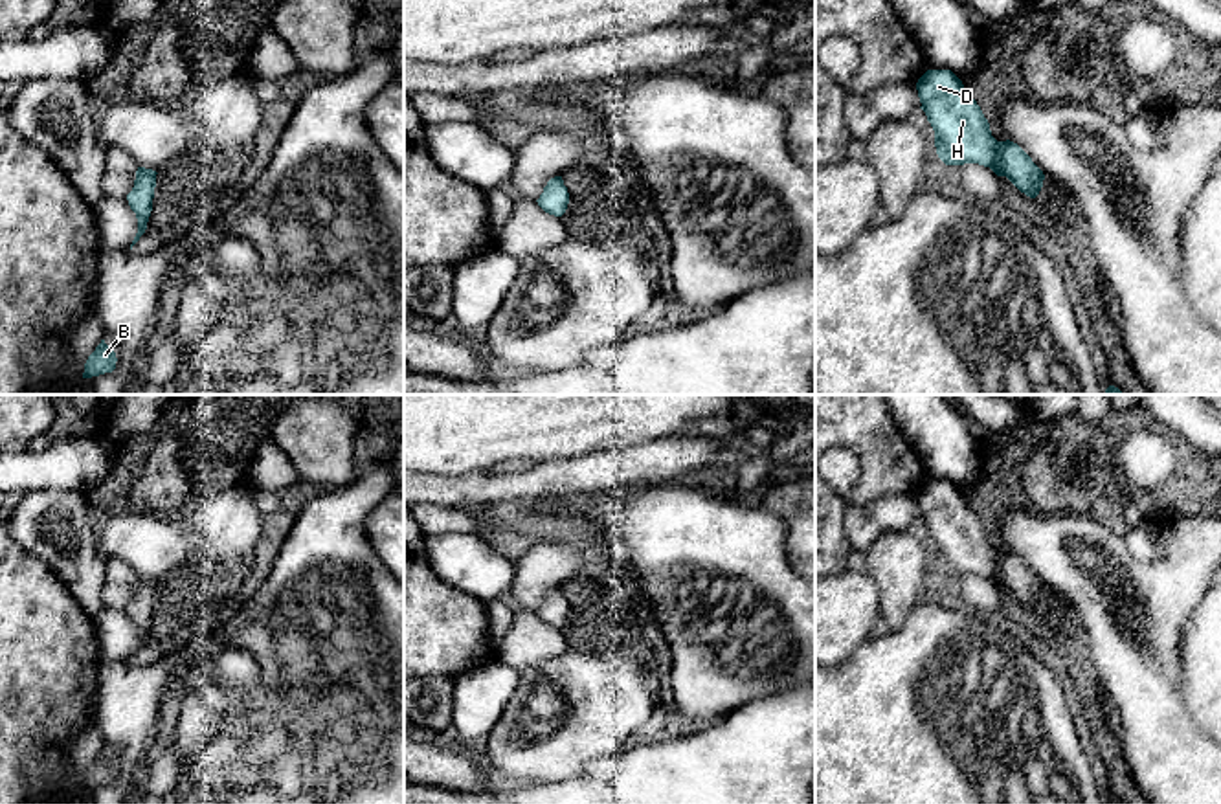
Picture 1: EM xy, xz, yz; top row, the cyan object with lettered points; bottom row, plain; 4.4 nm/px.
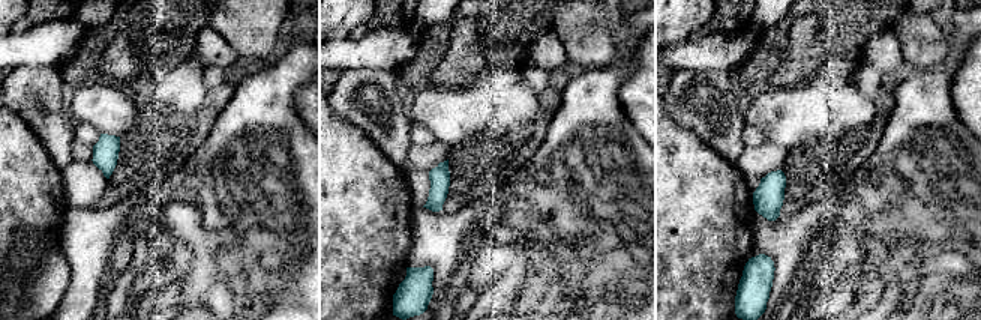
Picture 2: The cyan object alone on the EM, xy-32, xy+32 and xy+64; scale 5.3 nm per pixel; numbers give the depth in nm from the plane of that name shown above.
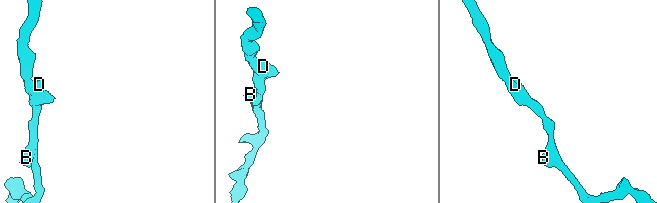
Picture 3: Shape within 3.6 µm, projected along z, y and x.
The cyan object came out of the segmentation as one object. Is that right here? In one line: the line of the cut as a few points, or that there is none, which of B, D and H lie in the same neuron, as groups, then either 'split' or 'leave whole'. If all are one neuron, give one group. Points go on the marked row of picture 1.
no cut; B D H; leave whole

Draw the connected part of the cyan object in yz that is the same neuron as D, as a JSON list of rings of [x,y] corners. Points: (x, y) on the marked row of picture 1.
[[[927,70],[916,83],[922,110],[935,130],[935,147],[946,165],[979,163],[1006,176],[1036,198],[1045,174],[1014,141],[997,141],[977,101],[951,70]]]

